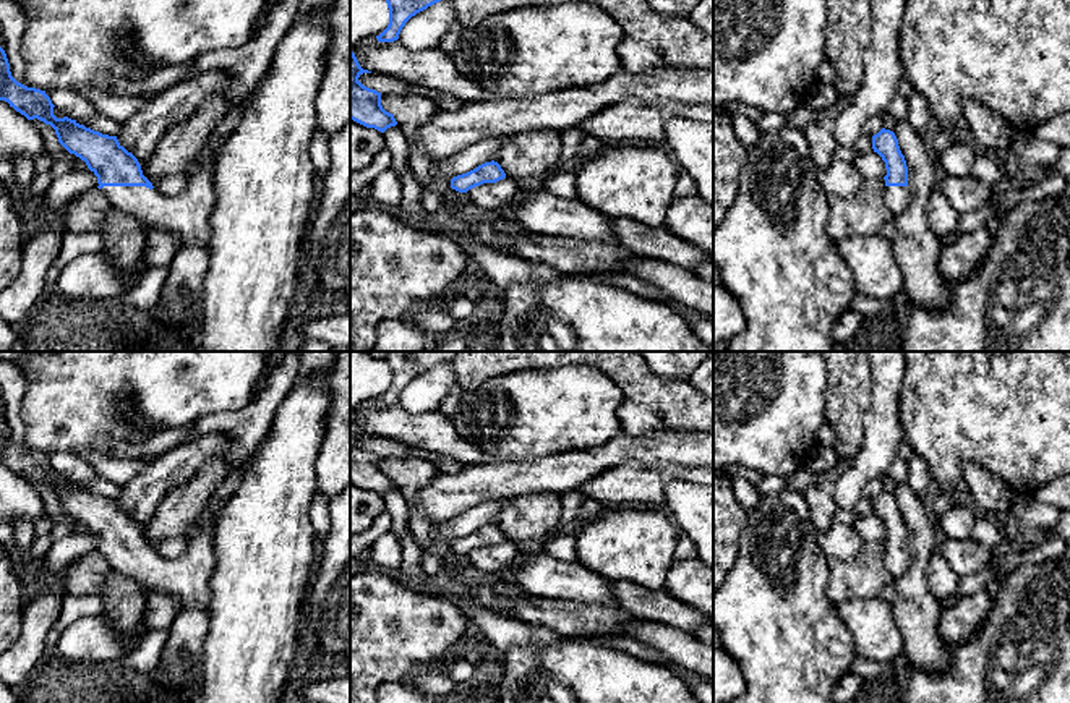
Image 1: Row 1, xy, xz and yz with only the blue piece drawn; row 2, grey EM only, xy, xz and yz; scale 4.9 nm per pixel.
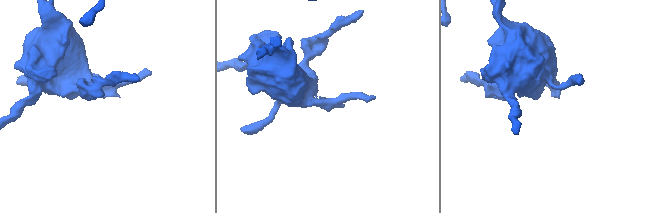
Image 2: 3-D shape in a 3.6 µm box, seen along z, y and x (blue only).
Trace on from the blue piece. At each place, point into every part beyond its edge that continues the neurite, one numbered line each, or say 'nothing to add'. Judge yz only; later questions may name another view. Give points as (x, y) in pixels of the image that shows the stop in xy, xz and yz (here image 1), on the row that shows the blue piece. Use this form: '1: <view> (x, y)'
1: yz (897, 198)

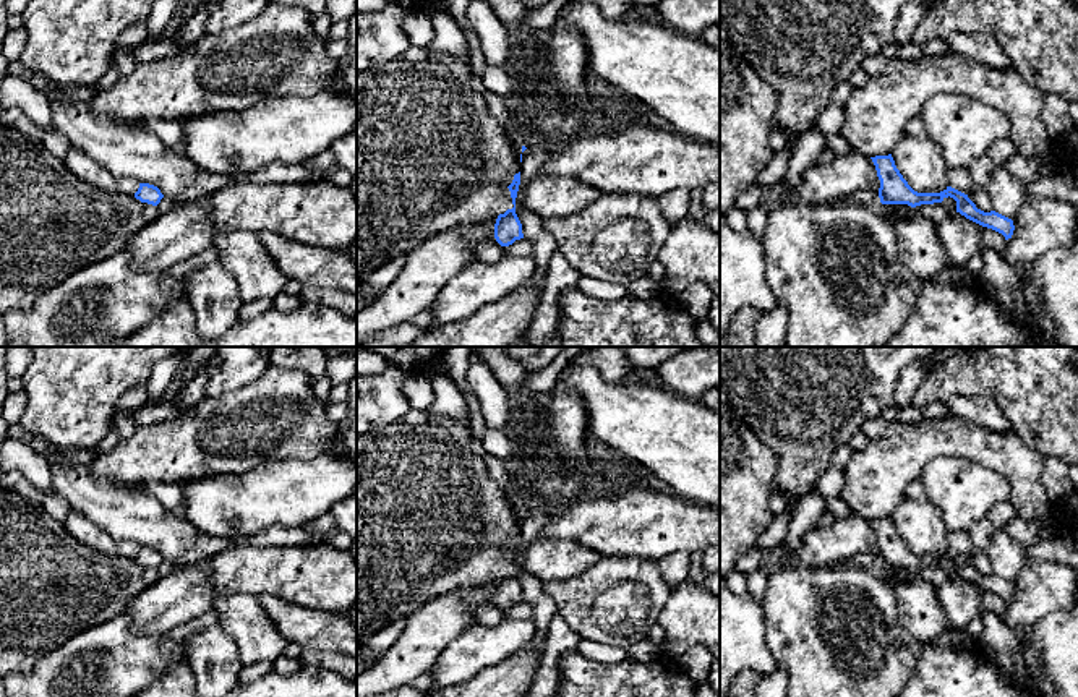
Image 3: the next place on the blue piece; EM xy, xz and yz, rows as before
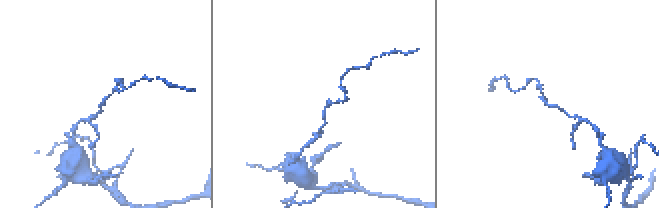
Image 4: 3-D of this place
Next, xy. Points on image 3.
nothing to add

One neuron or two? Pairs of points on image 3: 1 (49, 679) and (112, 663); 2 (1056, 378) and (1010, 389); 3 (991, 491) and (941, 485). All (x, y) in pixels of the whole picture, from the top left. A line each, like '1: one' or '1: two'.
1: one
2: one
3: one

